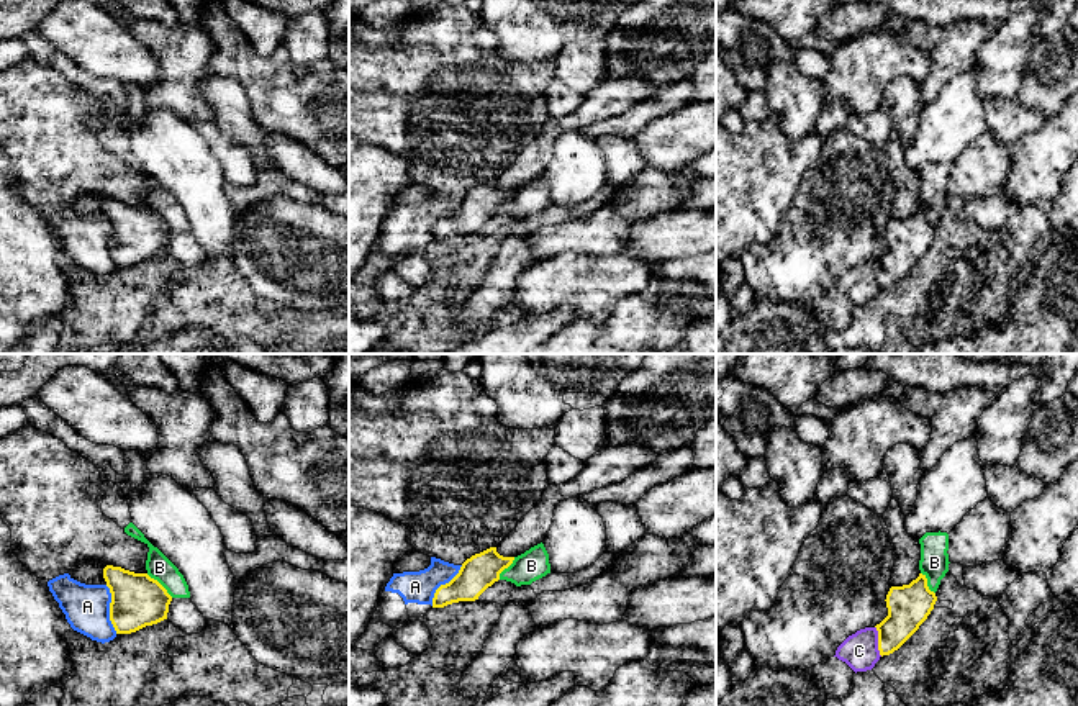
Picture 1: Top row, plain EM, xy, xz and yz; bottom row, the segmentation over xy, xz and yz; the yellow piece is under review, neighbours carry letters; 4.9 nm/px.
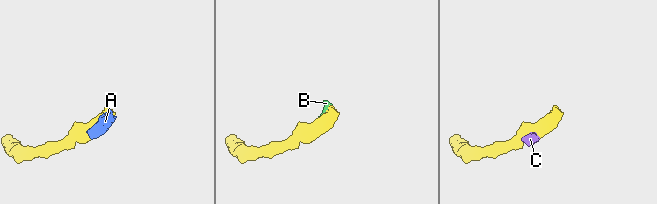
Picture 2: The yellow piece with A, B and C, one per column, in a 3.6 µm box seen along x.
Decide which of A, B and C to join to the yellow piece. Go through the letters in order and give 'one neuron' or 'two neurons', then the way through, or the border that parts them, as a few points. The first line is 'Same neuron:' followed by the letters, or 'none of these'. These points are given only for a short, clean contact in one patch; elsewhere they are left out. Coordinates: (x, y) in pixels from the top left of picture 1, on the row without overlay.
Same neuron: none of these
A: two neurons
B: two neurons
C: two neurons; border yz (875, 259), (882, 289)

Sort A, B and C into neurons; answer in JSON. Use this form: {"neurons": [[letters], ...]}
{"neurons": [["A", "C"], ["B"]]}

